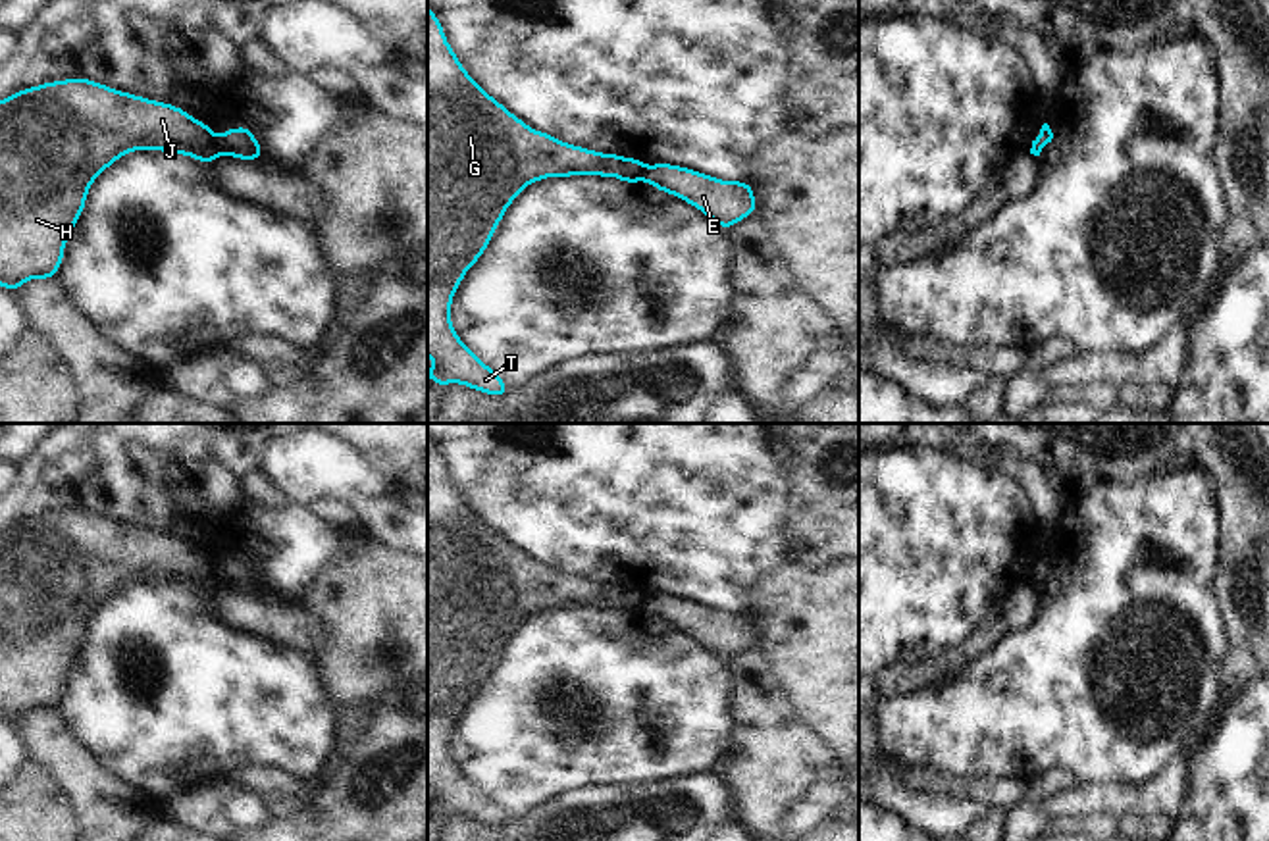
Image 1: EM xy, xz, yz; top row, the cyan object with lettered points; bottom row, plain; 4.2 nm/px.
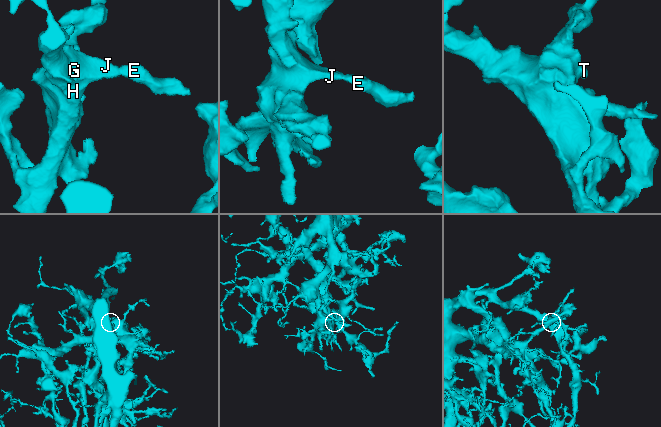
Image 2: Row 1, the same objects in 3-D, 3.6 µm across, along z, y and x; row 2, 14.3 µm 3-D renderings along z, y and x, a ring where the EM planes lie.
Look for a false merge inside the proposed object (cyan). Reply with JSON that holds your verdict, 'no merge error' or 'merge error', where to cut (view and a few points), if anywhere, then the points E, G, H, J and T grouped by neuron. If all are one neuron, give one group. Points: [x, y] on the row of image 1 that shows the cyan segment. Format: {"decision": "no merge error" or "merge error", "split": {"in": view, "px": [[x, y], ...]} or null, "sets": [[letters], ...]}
{"decision": "merge error", "split": {"in": "xy", "px": [[216, 137], [216, 147], [222, 152]]}, "sets": [["E"], ["G", "H", "J", "T"]]}

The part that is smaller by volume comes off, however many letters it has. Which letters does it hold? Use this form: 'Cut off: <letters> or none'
Cut off: E

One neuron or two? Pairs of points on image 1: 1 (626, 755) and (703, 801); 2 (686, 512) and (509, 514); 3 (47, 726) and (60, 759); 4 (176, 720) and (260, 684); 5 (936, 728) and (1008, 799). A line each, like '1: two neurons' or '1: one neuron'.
1: two neurons
2: one neuron
3: one neuron
4: one neuron
5: two neurons

